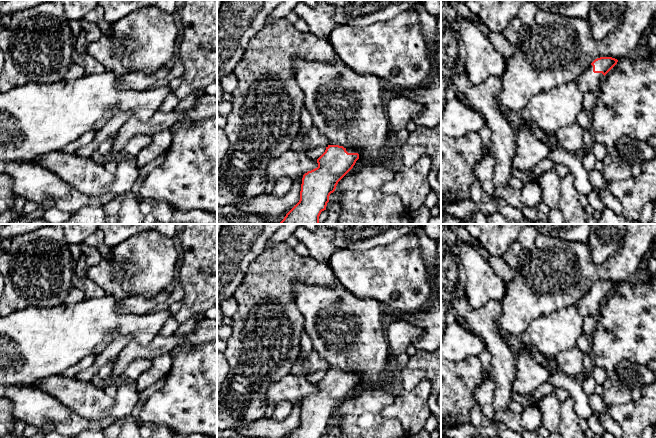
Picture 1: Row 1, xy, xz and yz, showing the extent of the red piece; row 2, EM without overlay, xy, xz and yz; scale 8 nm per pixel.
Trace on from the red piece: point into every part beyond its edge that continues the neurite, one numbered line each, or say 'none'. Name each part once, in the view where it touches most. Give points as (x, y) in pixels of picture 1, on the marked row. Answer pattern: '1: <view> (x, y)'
1: yz (588, 81)

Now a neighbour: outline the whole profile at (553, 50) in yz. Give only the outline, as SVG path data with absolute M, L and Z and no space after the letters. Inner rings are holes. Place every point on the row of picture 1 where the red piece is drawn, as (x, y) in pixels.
M626 0L625 10L621 12L621 16L617 20L617 28L604 39L597 41L592 36L587 19L555 15L540 10L529 25L522 25L517 34L516 49L513 55L507 58L506 70L501 76L502 88L496 95L497 102L503 109L512 110L519 115L533 96L576 81L595 59L612 57L619 61L633 55L637 46L643 43L647 31L654 25L655 15L656 0Z

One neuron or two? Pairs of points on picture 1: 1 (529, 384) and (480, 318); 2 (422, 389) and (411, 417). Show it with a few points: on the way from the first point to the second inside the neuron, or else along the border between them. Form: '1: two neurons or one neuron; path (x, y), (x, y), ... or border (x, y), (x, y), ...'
1: two neurons; border (514, 351), (515, 378), (512, 388)
2: one neuron; path (419, 396), (412, 410)

